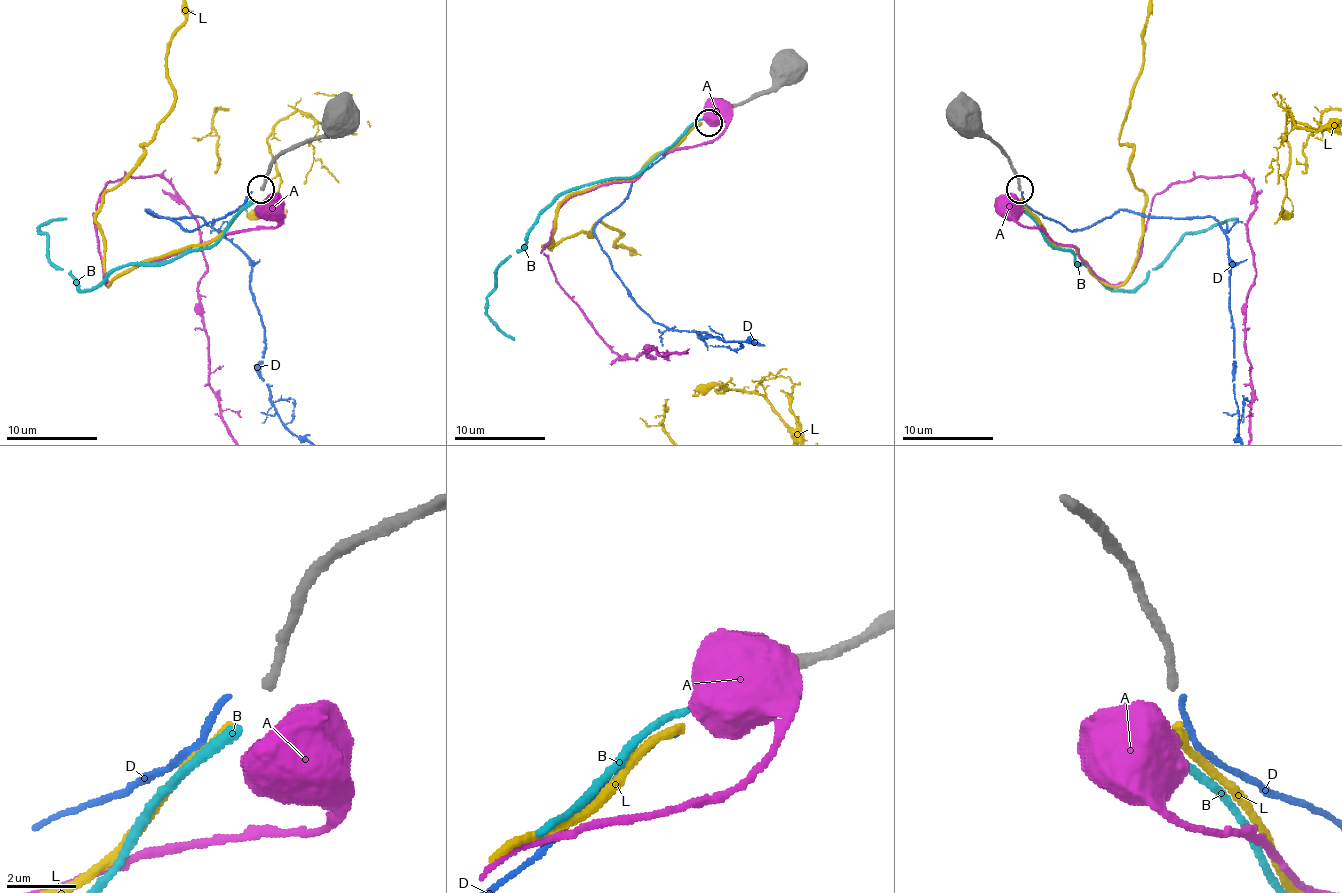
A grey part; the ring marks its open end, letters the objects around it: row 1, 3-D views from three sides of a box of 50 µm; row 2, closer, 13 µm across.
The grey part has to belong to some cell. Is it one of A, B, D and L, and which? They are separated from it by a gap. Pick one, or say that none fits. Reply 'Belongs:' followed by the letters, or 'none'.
Belongs: L

